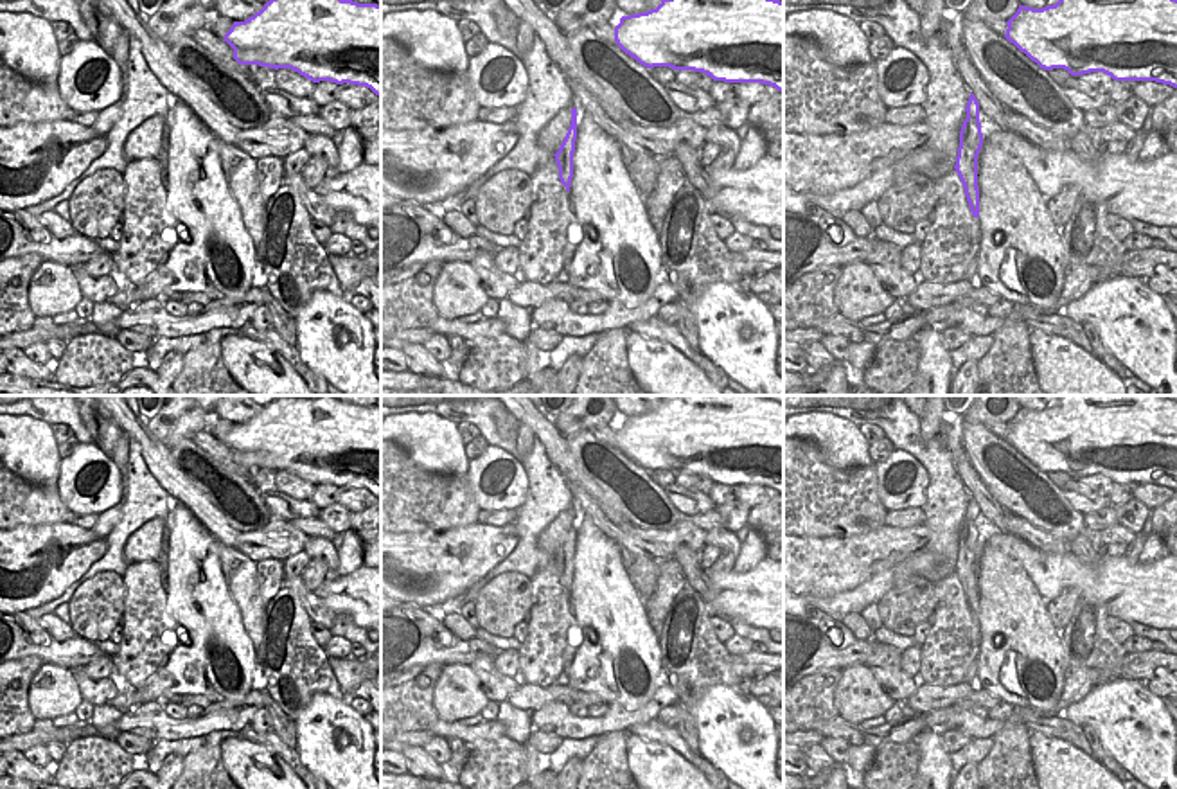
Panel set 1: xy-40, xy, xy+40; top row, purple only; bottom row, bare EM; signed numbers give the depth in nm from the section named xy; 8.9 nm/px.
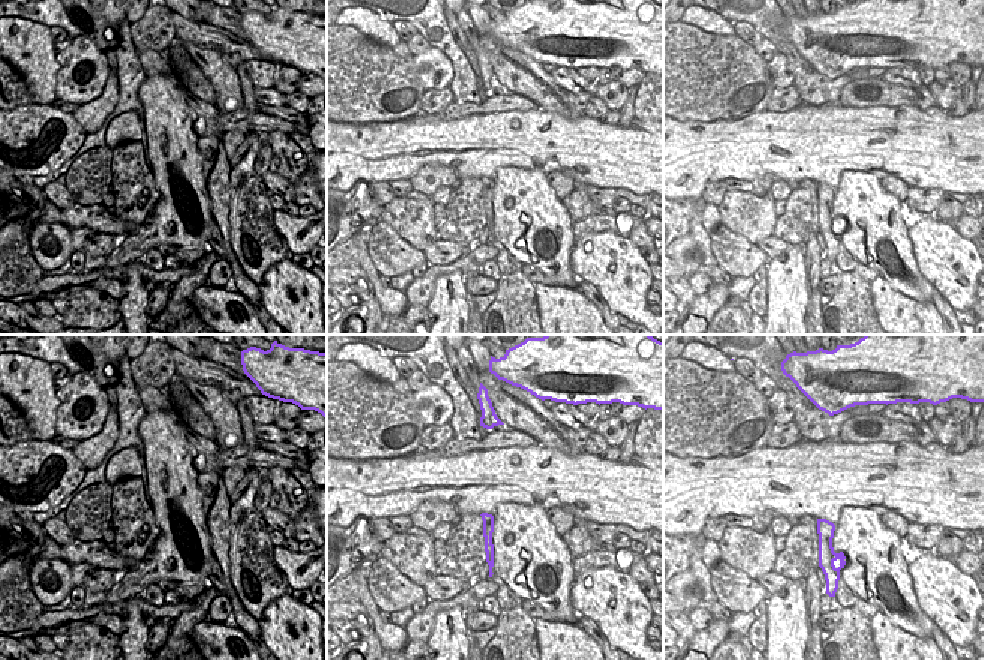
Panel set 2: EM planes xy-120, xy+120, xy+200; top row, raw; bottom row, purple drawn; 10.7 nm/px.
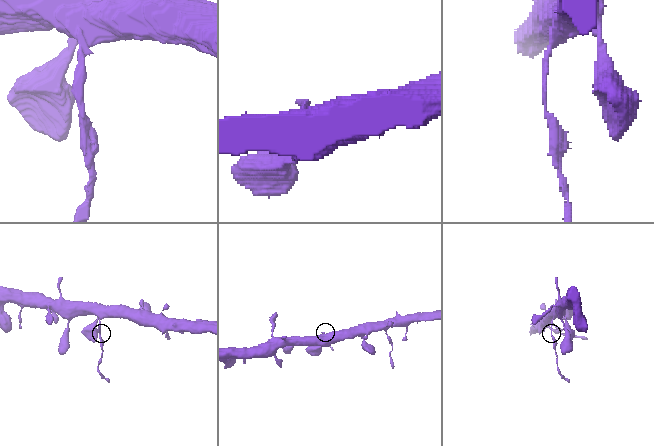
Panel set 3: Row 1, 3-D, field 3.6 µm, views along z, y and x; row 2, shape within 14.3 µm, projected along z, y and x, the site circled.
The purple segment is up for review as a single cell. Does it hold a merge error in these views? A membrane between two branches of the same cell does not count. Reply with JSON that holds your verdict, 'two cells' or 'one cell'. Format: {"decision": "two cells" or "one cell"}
{"decision": "two cells"}

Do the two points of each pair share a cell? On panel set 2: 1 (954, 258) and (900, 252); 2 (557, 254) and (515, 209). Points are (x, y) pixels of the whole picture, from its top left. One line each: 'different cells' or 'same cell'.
1: different cells
2: same cell

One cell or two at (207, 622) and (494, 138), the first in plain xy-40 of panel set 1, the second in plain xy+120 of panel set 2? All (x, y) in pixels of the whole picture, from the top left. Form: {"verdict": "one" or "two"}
{"verdict": "two"}

